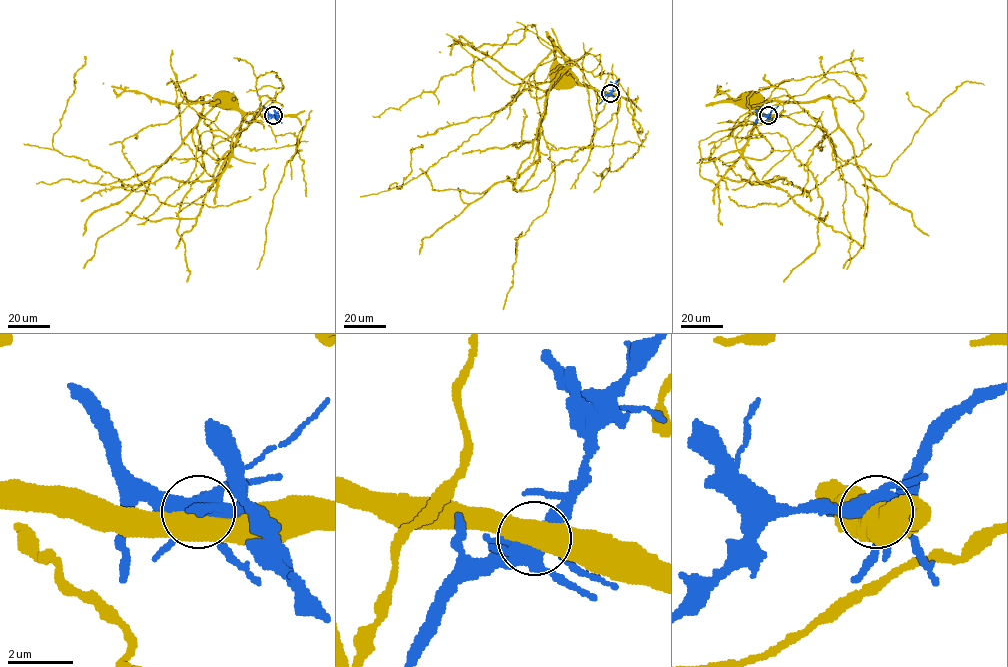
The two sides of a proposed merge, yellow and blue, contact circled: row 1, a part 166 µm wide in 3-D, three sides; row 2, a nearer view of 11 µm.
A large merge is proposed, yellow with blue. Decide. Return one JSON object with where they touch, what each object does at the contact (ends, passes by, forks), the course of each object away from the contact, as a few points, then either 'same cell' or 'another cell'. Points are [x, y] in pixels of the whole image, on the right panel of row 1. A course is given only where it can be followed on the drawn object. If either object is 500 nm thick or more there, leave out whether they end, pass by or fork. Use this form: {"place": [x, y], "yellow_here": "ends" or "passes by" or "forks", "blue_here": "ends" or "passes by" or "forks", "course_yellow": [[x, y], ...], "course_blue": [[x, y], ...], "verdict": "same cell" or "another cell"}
{"place": [768, 115], "course_yellow": [[768, 116], [761, 113], [756, 103], [747, 97]], "course_blue": [[768, 116], [761, 116], [754, 123]], "verdict": "another cell"}

